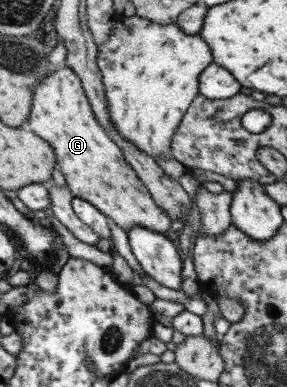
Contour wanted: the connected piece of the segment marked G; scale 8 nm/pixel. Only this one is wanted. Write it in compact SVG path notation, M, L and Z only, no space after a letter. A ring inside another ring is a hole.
M70 67L41 79L32 93L31 111L26 121L35 135L53 147L57 167L74 197L91 202L127 233L137 226L162 234L169 231L172 222L169 214L155 203L119 146L97 121L81 79Z

